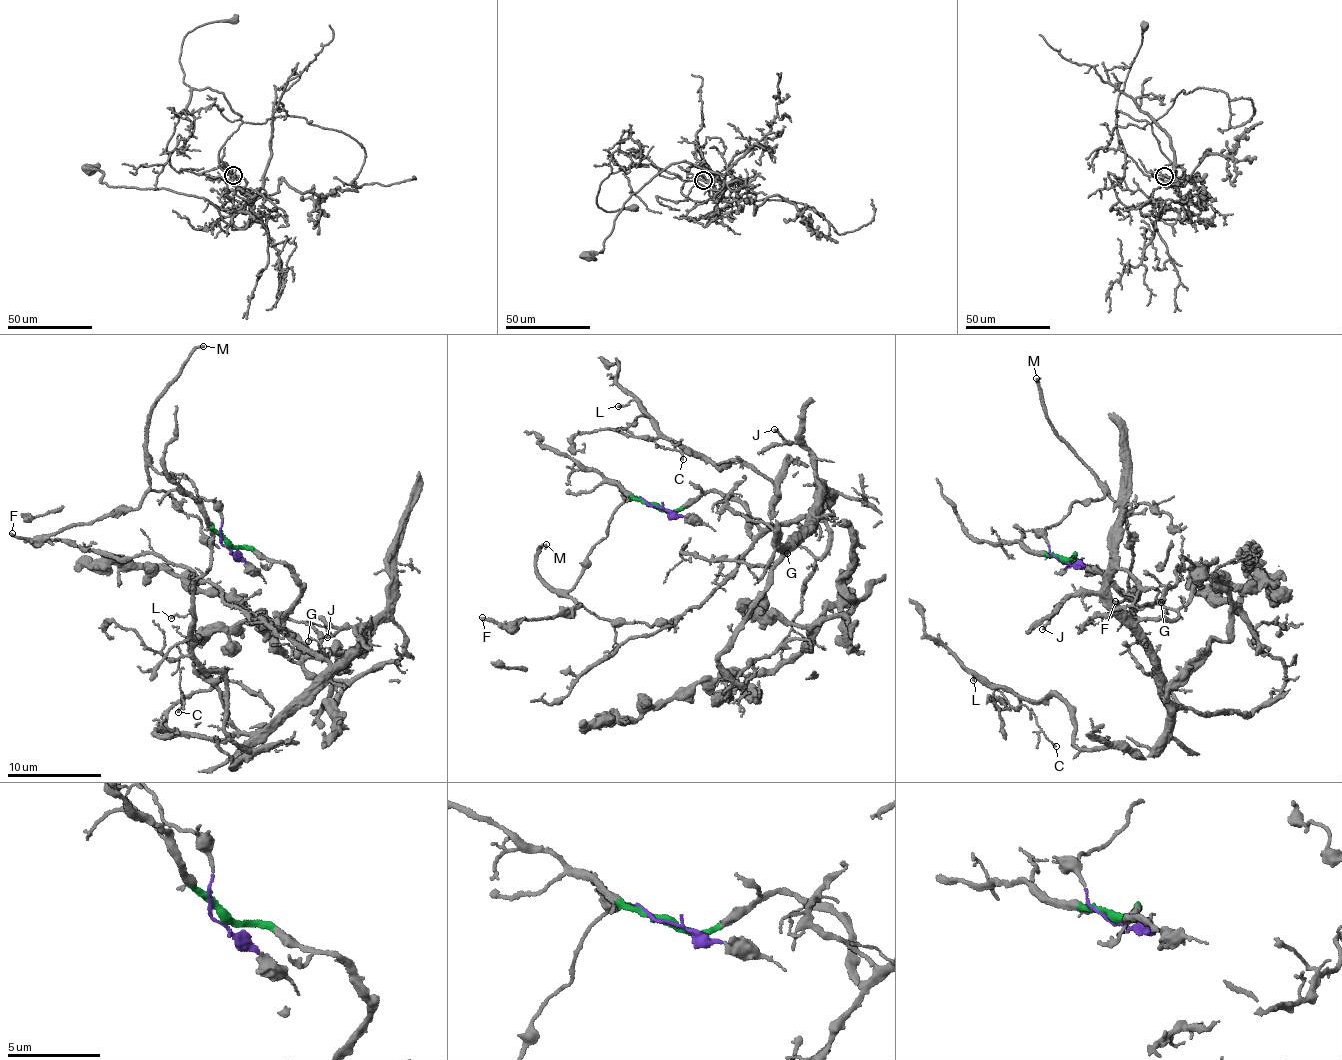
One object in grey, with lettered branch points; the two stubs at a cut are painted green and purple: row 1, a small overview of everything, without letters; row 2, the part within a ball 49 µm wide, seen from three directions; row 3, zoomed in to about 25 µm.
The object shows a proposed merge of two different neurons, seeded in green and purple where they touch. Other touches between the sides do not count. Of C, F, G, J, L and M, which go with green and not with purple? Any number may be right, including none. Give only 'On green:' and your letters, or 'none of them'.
On green: C, G, J, L

